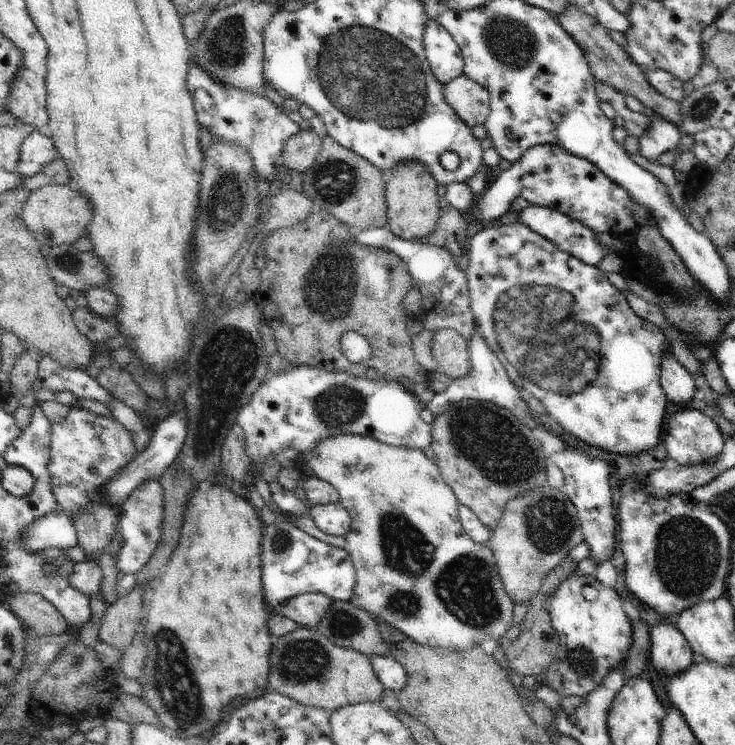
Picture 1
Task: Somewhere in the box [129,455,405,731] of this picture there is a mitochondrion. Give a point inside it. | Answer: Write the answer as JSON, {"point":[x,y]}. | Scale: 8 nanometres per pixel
{"point":[171,677]}

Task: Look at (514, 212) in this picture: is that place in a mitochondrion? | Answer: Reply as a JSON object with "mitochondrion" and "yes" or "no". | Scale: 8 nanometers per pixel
{"mitochondrion":"no"}

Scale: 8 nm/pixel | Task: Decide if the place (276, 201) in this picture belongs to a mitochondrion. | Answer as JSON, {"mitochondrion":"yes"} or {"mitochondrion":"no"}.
{"mitochondrion":"no"}

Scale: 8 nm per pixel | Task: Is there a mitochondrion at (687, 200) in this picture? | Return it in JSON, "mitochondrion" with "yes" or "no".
{"mitochondrion":"no"}

